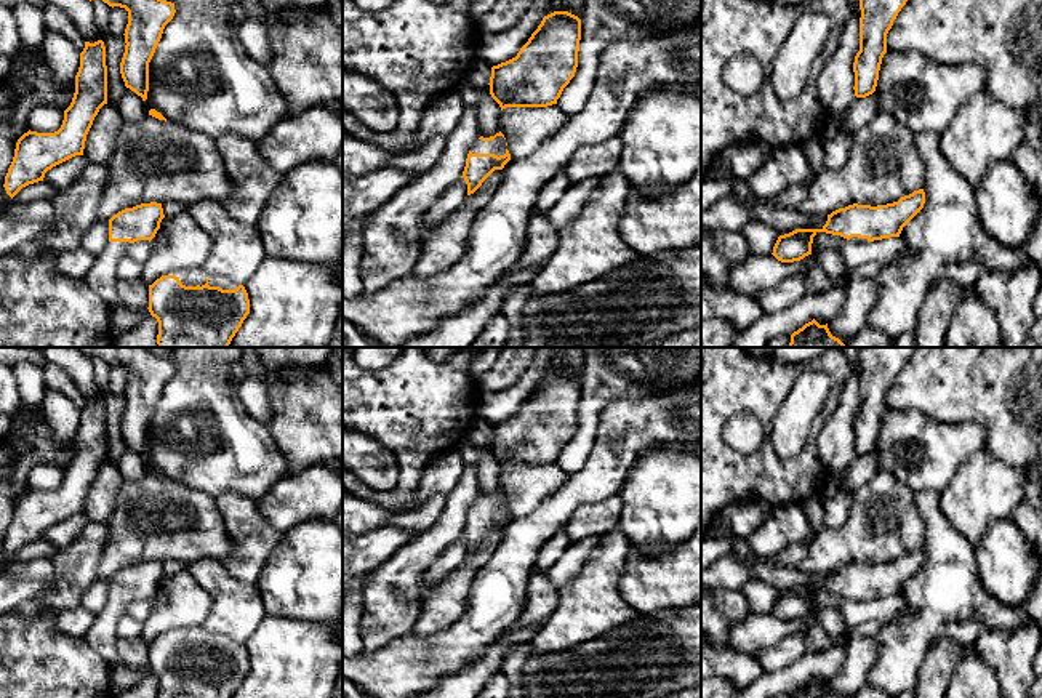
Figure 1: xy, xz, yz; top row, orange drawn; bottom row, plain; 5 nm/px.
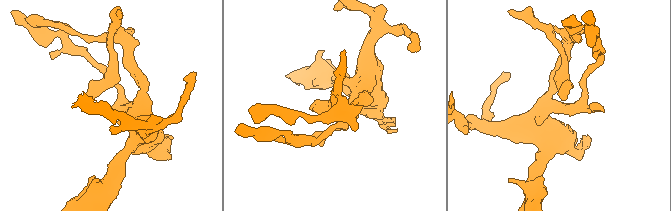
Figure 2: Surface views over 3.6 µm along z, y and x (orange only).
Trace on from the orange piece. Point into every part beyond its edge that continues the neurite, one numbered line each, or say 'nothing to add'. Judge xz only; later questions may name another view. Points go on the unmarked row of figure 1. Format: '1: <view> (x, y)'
1: xz (498, 505)

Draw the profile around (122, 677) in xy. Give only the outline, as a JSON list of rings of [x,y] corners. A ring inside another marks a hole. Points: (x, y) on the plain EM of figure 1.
[[[122,661],[110,663],[109,677],[114,695],[123,693],[125,690],[134,687],[149,674],[149,668],[131,669]]]

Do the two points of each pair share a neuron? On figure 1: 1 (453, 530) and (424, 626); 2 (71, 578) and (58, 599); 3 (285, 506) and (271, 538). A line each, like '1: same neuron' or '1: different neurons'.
1: different neurons
2: same neuron
3: different neurons

